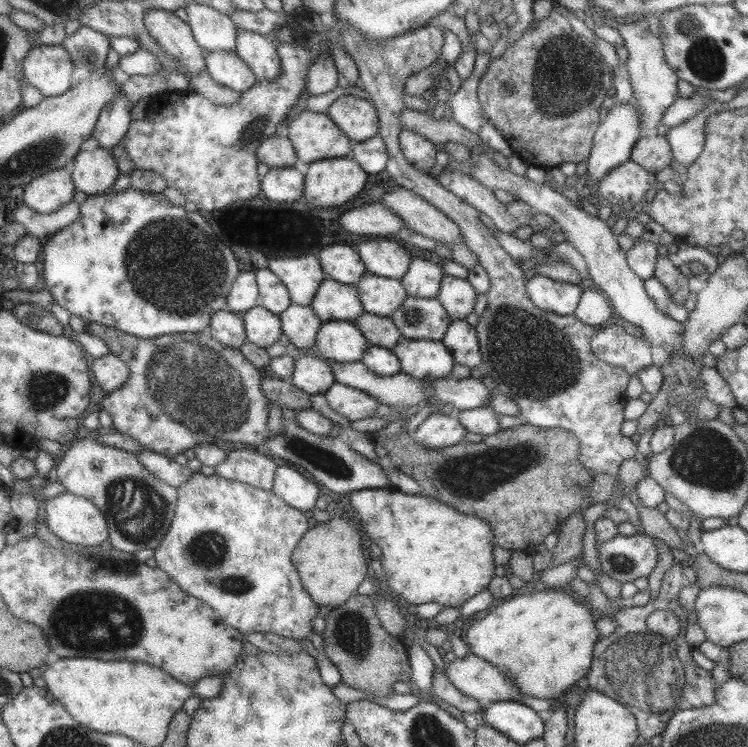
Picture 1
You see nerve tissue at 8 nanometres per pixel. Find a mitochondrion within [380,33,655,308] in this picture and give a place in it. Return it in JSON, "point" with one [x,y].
{"point":[566,80]}

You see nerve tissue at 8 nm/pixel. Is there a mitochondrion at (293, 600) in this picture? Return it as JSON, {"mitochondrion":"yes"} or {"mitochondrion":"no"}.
{"mitochondrion":"no"}

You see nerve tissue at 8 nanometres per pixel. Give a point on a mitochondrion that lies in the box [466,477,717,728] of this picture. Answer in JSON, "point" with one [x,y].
{"point":[637,666]}

